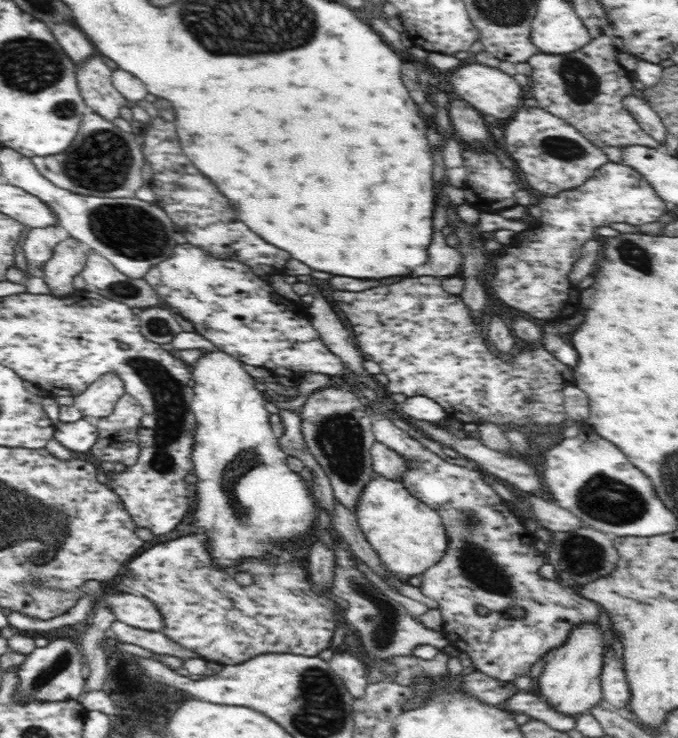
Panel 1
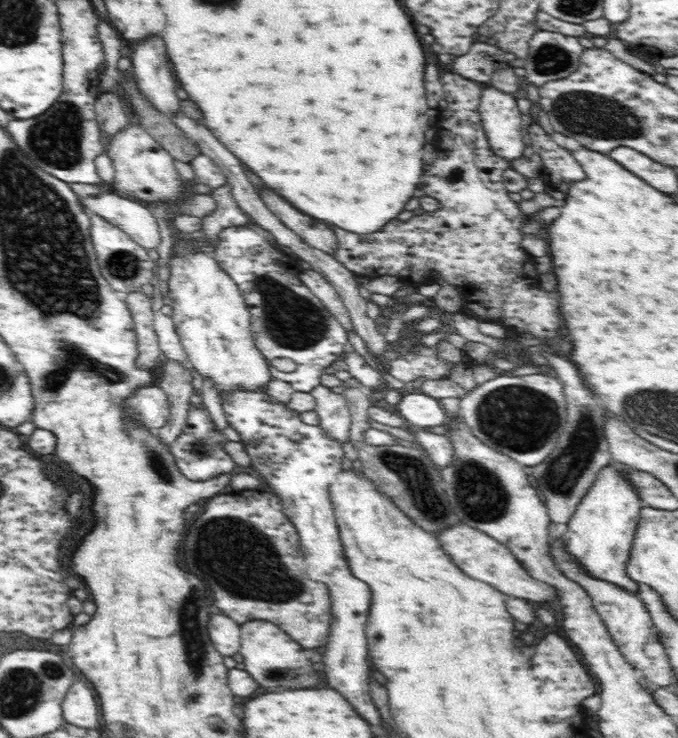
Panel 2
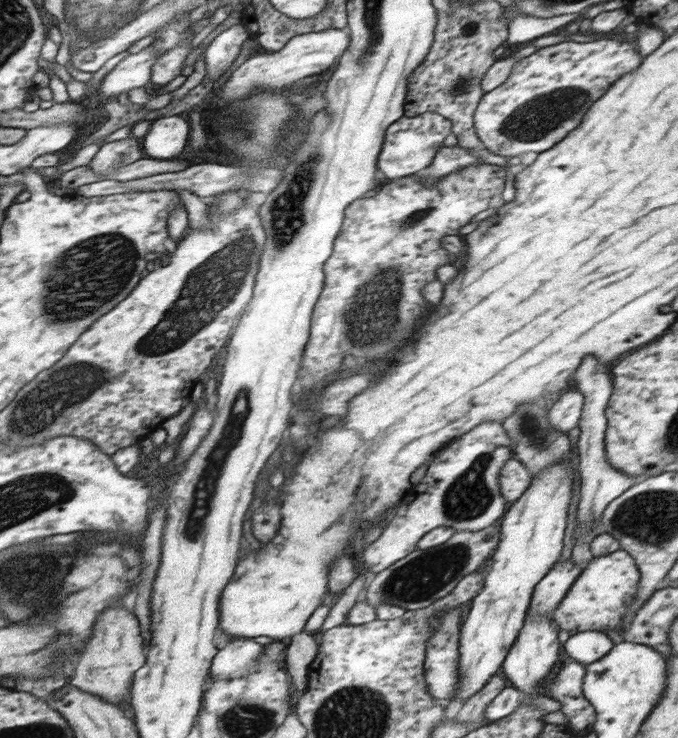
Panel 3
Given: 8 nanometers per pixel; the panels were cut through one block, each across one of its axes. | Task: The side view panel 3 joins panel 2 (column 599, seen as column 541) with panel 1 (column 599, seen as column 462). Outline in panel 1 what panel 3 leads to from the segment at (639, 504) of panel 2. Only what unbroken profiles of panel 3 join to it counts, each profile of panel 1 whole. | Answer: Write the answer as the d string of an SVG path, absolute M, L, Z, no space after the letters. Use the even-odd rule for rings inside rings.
M580 623L572 627L567 641L548 654L548 662L544 663L542 673L538 676L540 697L565 716L576 719L588 713L603 699L600 674L606 654L604 646L604 632L599 623Z

